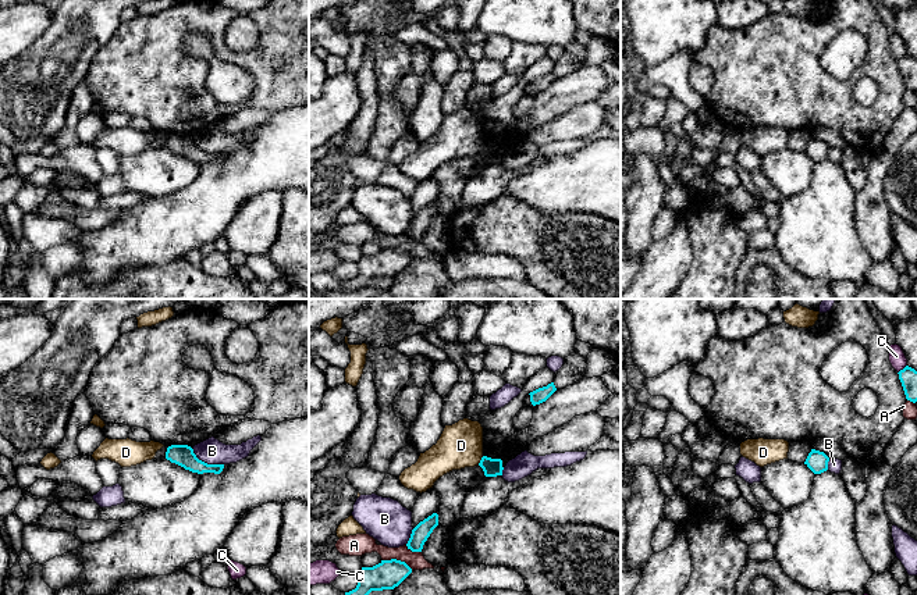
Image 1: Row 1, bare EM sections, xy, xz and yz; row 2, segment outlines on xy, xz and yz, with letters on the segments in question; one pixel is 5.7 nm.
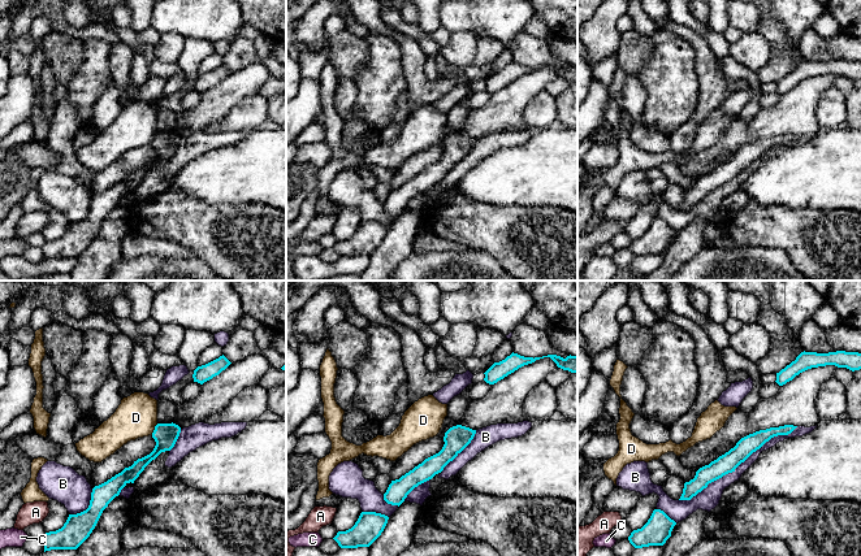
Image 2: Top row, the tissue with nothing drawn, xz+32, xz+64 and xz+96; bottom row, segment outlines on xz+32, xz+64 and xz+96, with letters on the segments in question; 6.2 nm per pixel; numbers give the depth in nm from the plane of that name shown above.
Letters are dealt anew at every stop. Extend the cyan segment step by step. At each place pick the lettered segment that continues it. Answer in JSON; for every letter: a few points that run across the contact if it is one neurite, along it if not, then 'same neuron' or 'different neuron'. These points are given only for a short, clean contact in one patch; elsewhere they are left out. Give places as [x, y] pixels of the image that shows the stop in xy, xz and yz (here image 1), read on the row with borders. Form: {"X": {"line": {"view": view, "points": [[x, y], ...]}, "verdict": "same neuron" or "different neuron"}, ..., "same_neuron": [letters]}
{"A": {"verdict": "different neuron"}, "B": {"verdict": "different neuron"}, "C": {"verdict": "different neuron"}, "D": {"line": {"view": "xz", "points": [[483, 456], [477, 465]]}, "verdict": "different neuron"}, "same_neuron": []}

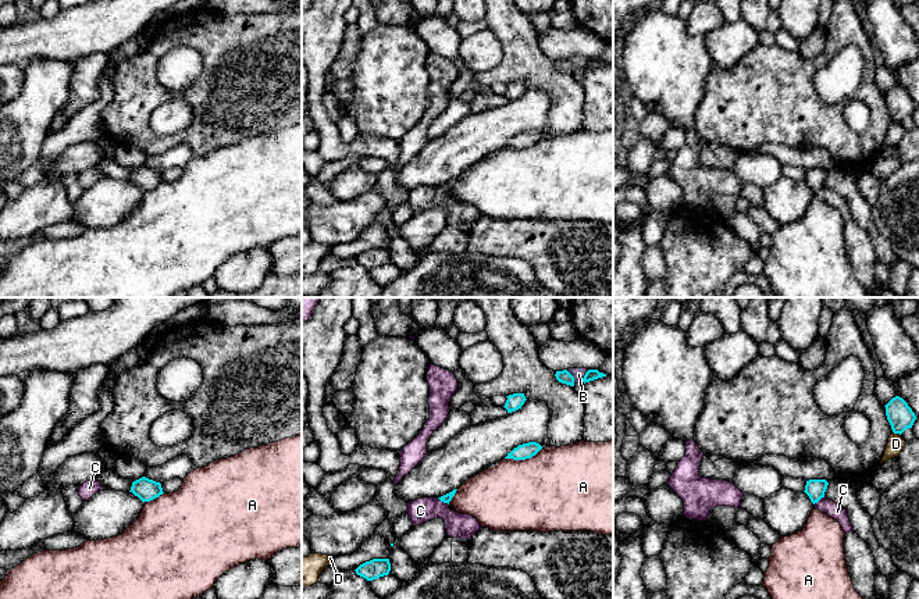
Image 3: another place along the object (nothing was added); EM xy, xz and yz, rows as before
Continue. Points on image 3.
{"A": {"verdict": "different neuron"}, "B": {"verdict": "different neuron"}, "C": {"line": {"view": "xz", "points": [[437, 498], [448, 505]]}, "verdict": "different neuron"}, "D": {"verdict": "different neuron"}, "same_neuron": []}

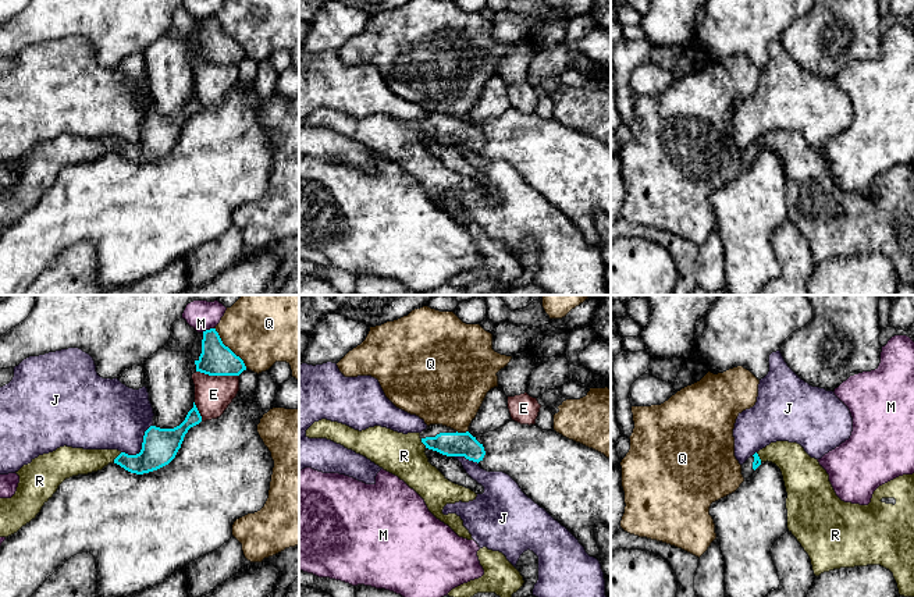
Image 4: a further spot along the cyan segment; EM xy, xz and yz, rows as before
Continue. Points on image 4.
{"E": {"verdict": "different neuron"}, "J": {"verdict": "different neuron"}, "M": {"verdict": "different neuron"}, "Q": {"verdict": "different neuron"}, "R": {"line": {"view": "xy", "points": [[159, 448], [146, 461], [117, 457], [74, 461]]}, "verdict": "same neuron"}, "same_neuron": ["R"]}

